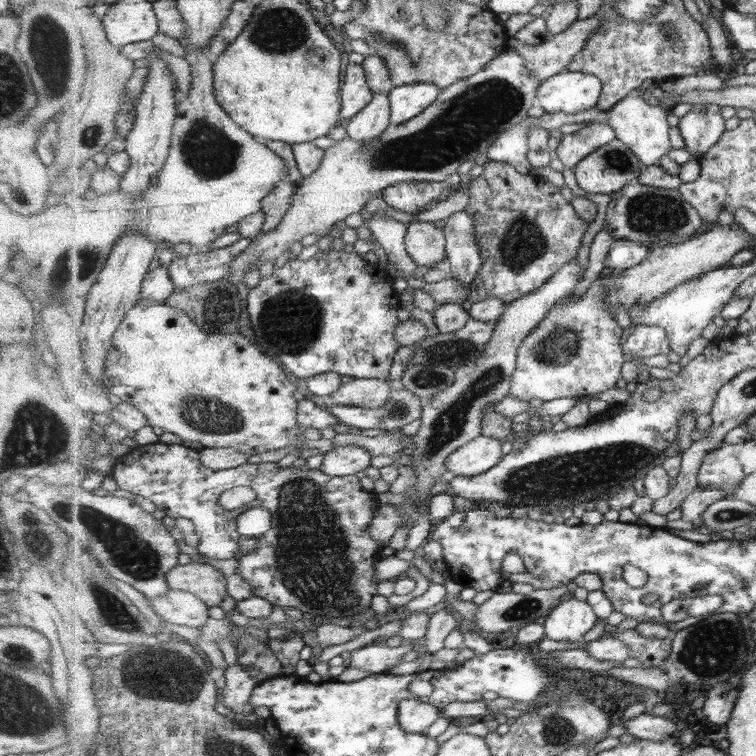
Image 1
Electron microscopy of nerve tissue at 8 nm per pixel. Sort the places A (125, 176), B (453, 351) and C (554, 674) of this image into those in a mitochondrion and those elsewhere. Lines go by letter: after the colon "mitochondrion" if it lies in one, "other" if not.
A: other
B: mitochondrion
C: other

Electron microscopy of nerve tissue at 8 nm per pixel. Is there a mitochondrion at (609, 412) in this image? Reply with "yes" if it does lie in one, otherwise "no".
no

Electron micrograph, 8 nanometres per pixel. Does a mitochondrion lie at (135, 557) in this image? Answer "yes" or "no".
yes

